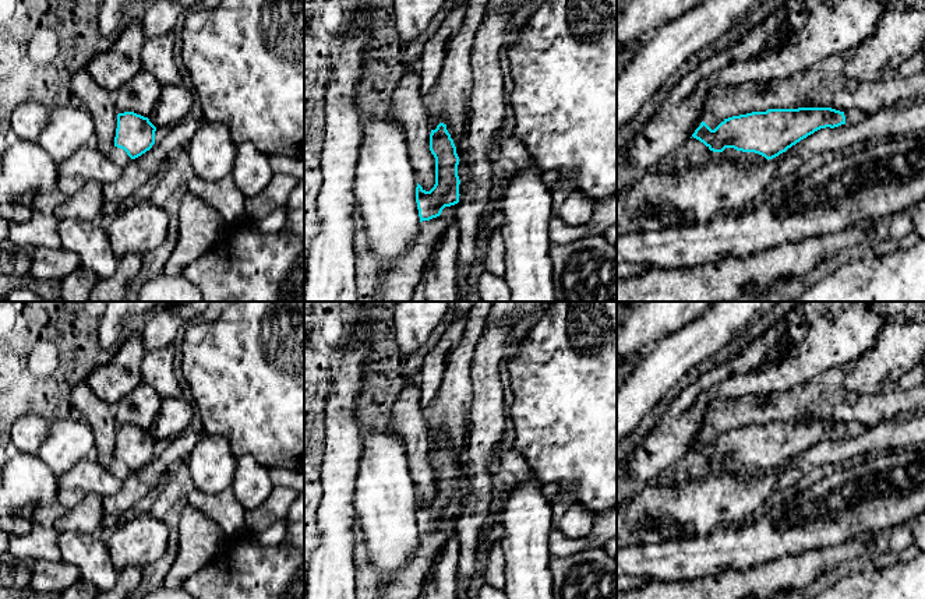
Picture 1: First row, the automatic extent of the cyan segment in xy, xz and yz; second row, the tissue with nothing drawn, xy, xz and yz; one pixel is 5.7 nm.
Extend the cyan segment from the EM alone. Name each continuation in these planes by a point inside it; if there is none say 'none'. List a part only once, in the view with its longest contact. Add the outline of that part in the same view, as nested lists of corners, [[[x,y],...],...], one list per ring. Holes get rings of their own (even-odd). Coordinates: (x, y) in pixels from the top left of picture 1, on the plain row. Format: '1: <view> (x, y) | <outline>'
1: xz (408, 585) | [[[444,529],[423,533],[414,559],[393,578],[379,599],[417,599],[435,554],[448,539]]]

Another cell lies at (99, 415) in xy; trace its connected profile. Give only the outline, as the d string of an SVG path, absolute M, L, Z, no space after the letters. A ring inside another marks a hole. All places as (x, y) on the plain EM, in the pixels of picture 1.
M87 380L78 383L71 391L74 406L80 411L81 417L91 426L95 436L93 457L103 466L114 461L117 441L117 422L113 406L102 401L88 385Z

